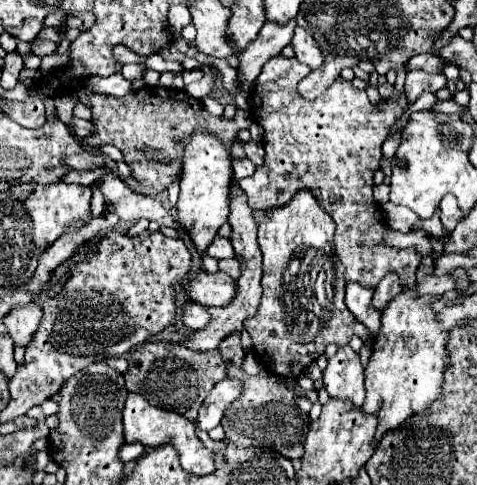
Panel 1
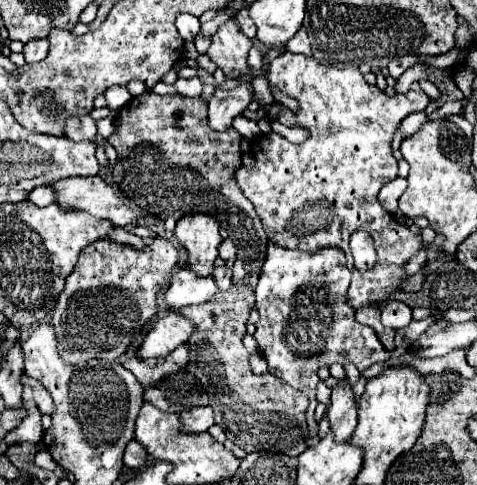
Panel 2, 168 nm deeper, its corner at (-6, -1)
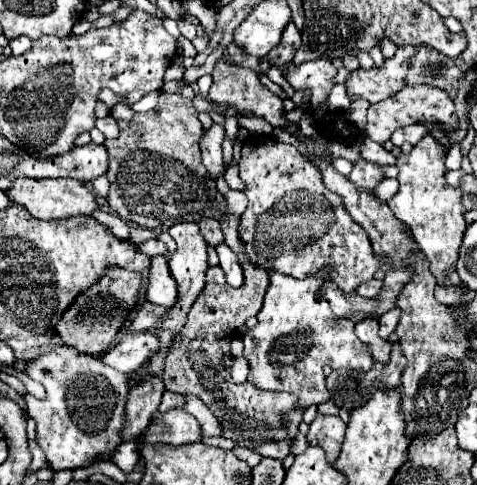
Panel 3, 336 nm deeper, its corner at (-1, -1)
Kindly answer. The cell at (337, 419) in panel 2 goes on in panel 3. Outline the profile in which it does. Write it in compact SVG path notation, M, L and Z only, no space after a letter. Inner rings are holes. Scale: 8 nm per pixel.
M316 414L314 422L310 424L310 432L306 434L306 440L310 446L320 446L326 452L326 460L332 464L340 454L344 432L346 424L338 416Z

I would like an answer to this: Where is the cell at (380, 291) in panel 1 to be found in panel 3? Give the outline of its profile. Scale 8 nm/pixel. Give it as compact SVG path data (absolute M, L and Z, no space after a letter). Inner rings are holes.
M394 308L394 310L386 312L384 316L380 316L380 318L378 318L378 324L380 324L380 332L378 332L378 336L382 336L382 338L386 338L386 340L388 340L388 338L390 338L390 334L396 330L398 318L400 318L398 308Z

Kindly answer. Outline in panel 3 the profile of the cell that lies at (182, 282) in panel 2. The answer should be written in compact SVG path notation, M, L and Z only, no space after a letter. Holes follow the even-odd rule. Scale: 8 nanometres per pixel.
M154 256L150 258L150 274L146 286L146 298L158 306L174 306L176 304L176 282L166 266L166 258Z

